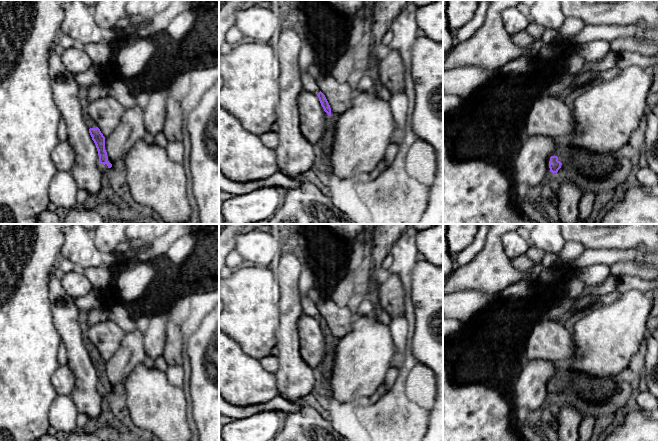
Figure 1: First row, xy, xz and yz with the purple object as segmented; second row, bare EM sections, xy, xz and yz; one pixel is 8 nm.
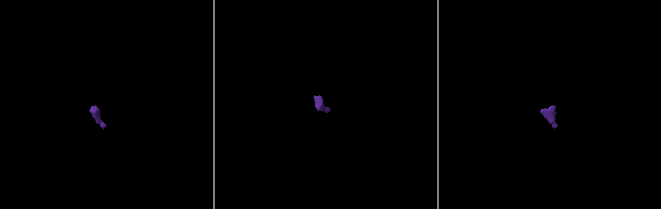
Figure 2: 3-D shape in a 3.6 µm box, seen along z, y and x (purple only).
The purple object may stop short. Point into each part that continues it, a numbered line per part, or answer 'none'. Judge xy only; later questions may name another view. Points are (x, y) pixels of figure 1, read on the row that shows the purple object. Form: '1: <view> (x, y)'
1: xy (89, 122)

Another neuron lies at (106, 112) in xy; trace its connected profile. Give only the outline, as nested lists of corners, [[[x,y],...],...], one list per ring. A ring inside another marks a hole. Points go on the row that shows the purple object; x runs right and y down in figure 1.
[[[106,95],[91,102],[86,110],[90,118],[98,125],[103,136],[110,136],[119,125],[126,108],[115,98]]]

